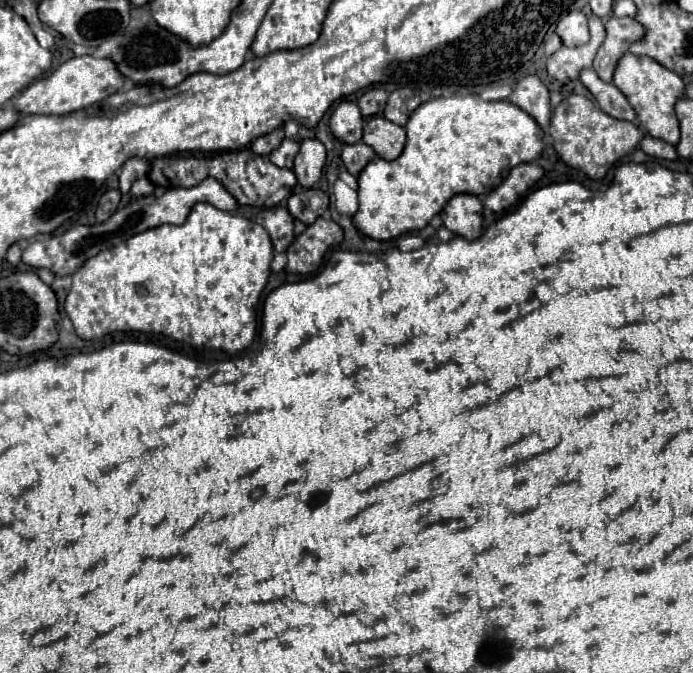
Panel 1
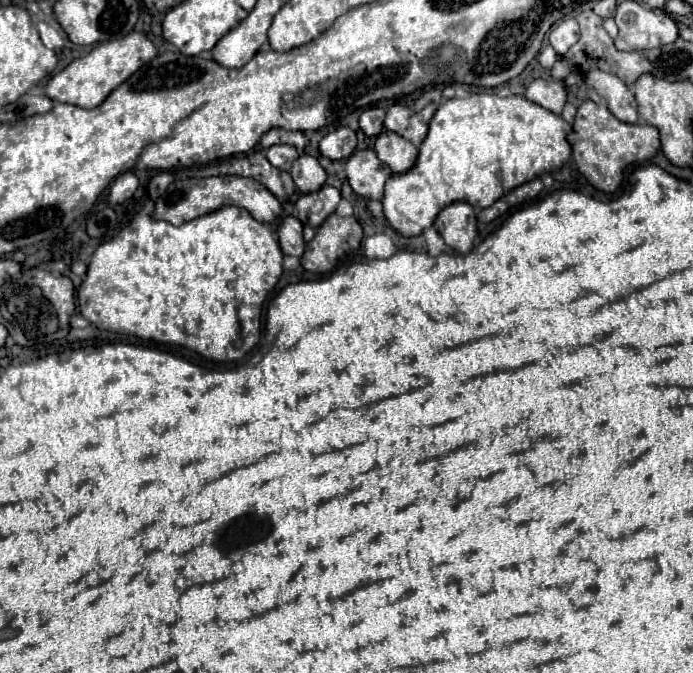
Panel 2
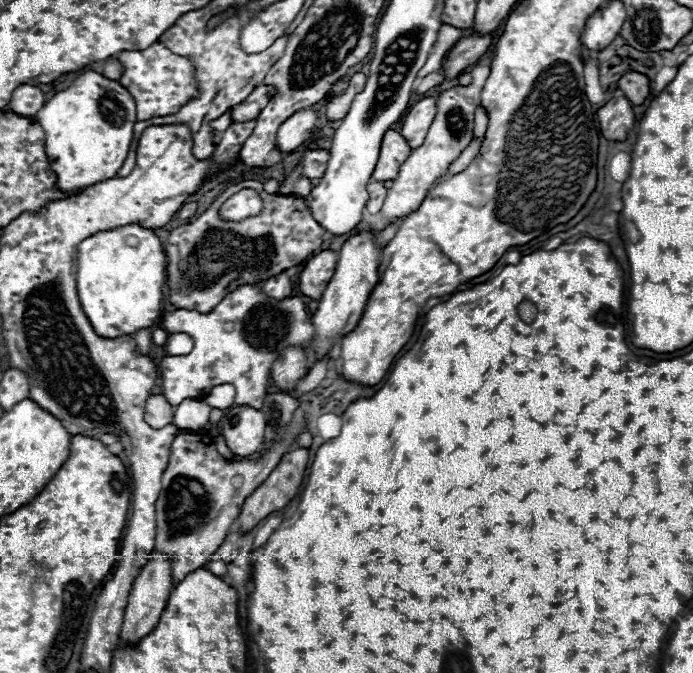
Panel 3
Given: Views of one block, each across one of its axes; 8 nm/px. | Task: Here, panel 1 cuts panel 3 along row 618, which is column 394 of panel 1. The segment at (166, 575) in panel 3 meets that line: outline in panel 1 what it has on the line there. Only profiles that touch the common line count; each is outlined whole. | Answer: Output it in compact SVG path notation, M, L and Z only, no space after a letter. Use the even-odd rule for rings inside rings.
M372 116L364 126L362 140L374 148L384 160L396 160L406 144L406 132L402 126L386 120L384 116Z

